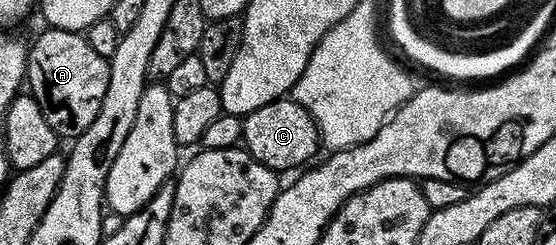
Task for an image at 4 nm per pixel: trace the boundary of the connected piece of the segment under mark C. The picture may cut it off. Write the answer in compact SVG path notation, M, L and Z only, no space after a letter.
M288 96L263 103L263 107L246 113L241 122L241 141L253 158L274 171L300 170L308 166L314 160L312 157L316 155L317 148L321 149L323 145L316 119Z

